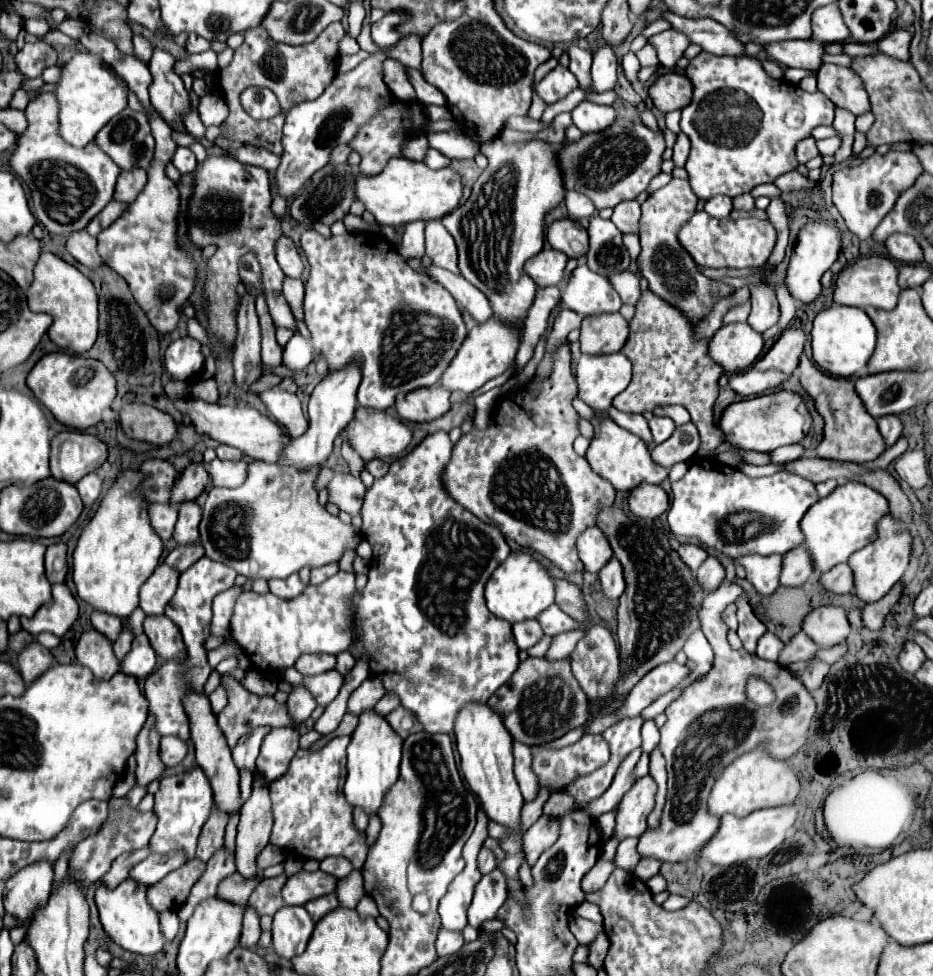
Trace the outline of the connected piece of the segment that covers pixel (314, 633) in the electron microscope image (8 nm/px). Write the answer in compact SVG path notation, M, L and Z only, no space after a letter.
M336 573L320 585L308 585L298 599L244 593L238 597L230 621L230 635L242 645L250 661L262 671L286 669L304 653L338 655L352 645L348 631L348 597L356 593L352 573Z

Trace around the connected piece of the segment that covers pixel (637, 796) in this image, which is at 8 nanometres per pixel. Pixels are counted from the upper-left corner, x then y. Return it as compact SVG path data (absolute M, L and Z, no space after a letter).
M650 775L638 779L632 785L632 789L622 797L620 807L616 809L616 839L640 837L646 831L646 819L654 809L654 795L656 781Z

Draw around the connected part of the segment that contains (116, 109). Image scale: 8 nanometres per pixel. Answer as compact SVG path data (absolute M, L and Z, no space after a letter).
M78 51L62 67L56 97L60 103L60 135L74 147L88 145L96 133L128 105L128 85L112 69L108 69L100 55Z

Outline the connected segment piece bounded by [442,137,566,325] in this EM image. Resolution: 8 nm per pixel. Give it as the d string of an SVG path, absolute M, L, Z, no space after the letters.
M500 137L482 145L482 153L488 157L488 167L482 171L472 187L472 195L464 205L442 217L444 227L450 231L458 245L458 269L474 287L478 287L492 303L494 313L512 325L522 325L526 313L534 301L536 283L522 269L524 263L542 251L544 245L544 217L566 197L564 181L560 179L560 167L556 167L556 151L540 141L504 143Z

